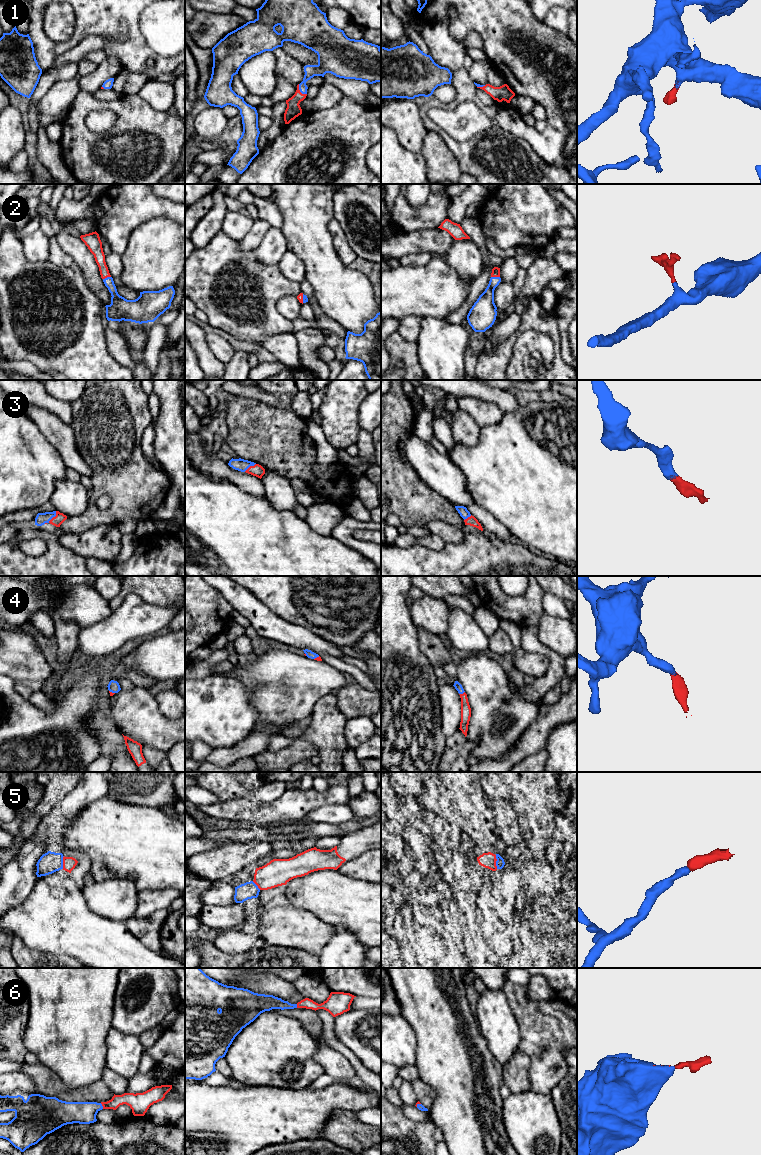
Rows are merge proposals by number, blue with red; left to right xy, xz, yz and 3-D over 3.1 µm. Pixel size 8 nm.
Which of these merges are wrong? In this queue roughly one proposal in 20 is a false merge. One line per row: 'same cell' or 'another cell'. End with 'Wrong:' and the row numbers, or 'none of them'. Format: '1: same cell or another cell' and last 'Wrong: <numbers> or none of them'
1: same cell
2: same cell
3: same cell
4: same cell
5: same cell
6: same cell
Wrong: none of them

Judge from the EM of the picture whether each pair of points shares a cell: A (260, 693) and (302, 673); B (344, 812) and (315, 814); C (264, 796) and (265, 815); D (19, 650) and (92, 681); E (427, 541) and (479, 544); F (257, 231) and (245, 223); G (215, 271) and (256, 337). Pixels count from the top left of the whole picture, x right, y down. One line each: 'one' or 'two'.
A: one
B: one
C: two
D: two
E: two
F: two
G: one

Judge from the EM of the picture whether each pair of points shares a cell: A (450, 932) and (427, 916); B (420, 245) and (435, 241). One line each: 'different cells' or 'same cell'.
A: same cell
B: same cell

